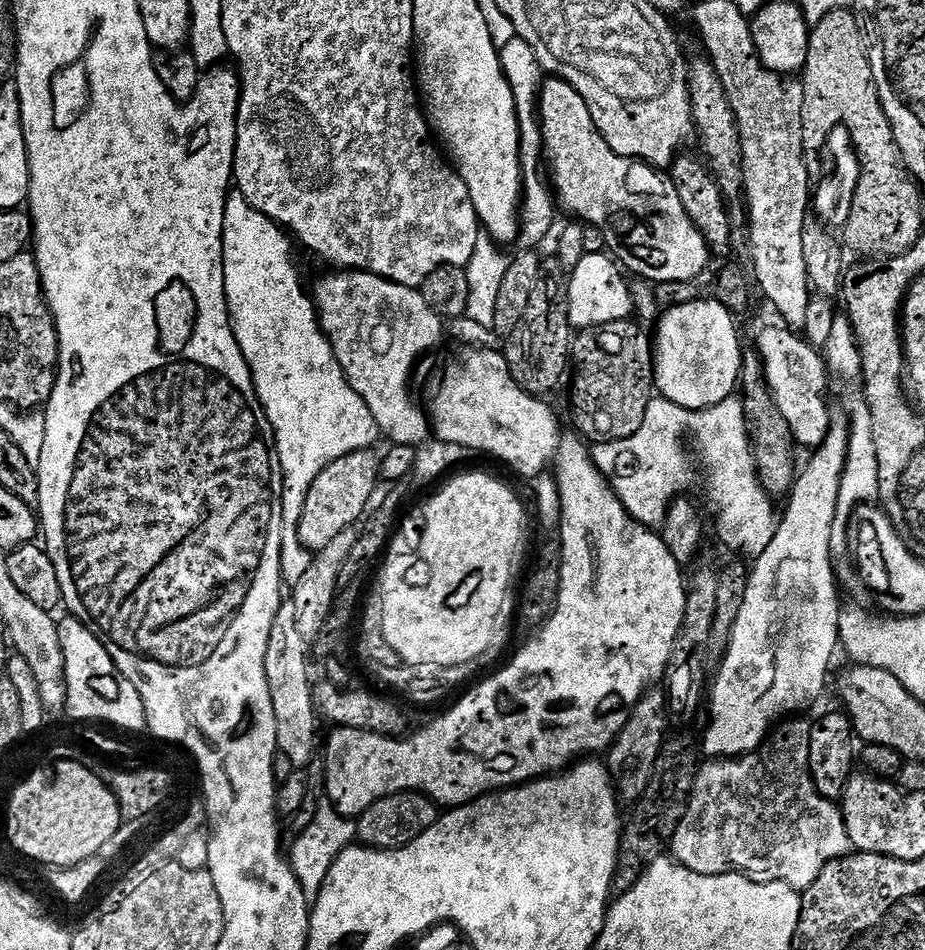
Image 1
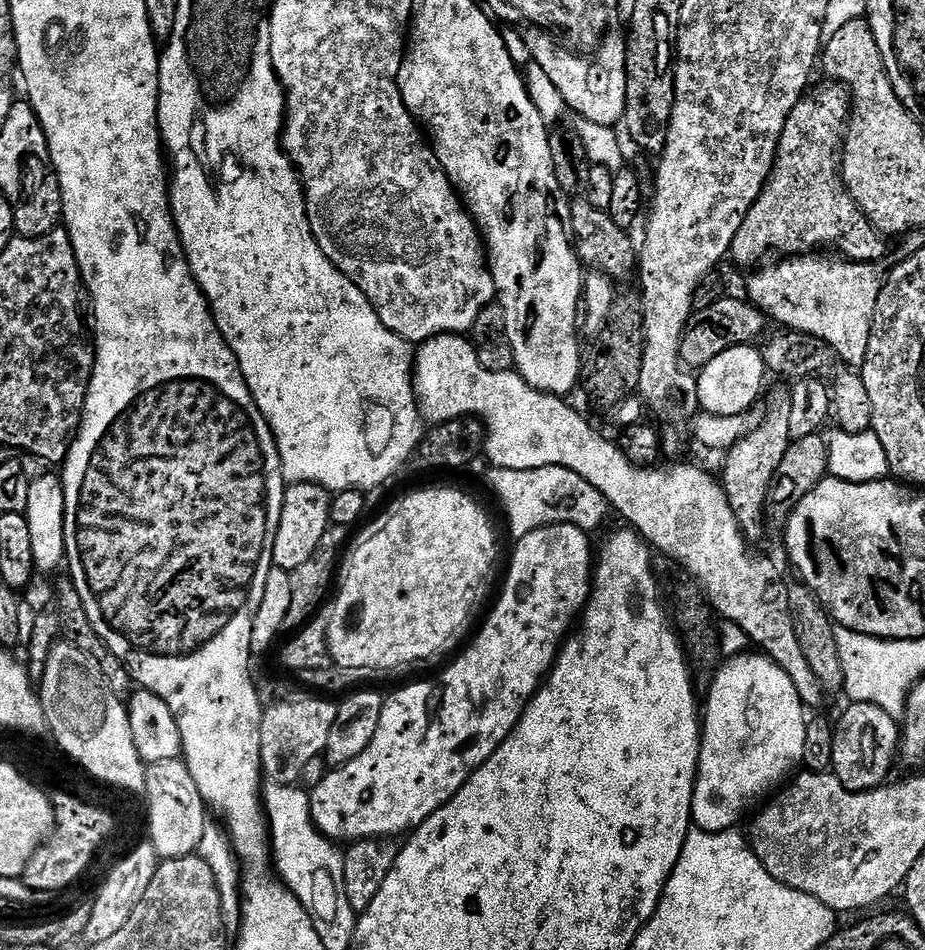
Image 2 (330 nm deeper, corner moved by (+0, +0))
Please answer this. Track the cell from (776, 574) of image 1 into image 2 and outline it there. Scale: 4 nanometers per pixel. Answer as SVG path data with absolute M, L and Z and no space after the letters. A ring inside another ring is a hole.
M741 654L721 663L706 693L708 705L702 708L700 764L696 767L692 823L704 832L735 829L739 825L736 823L757 807L756 800L771 797L804 762L808 729L804 701L800 699L794 682L790 682L790 674L786 674L786 670L782 670L766 655L750 655Z

